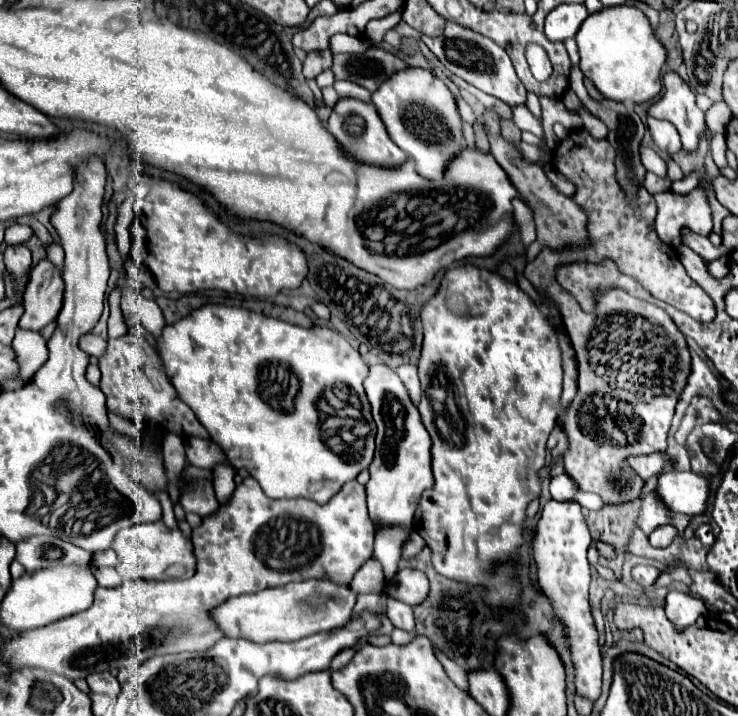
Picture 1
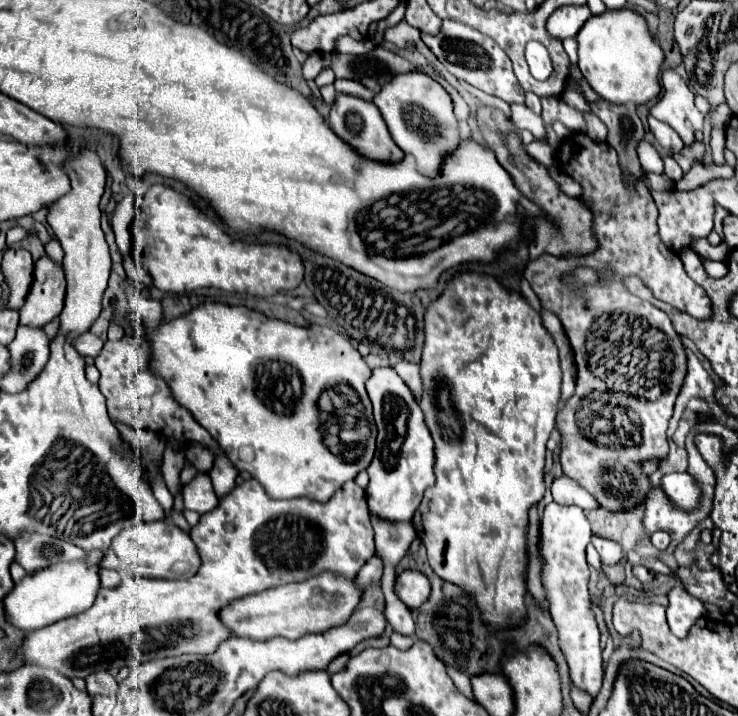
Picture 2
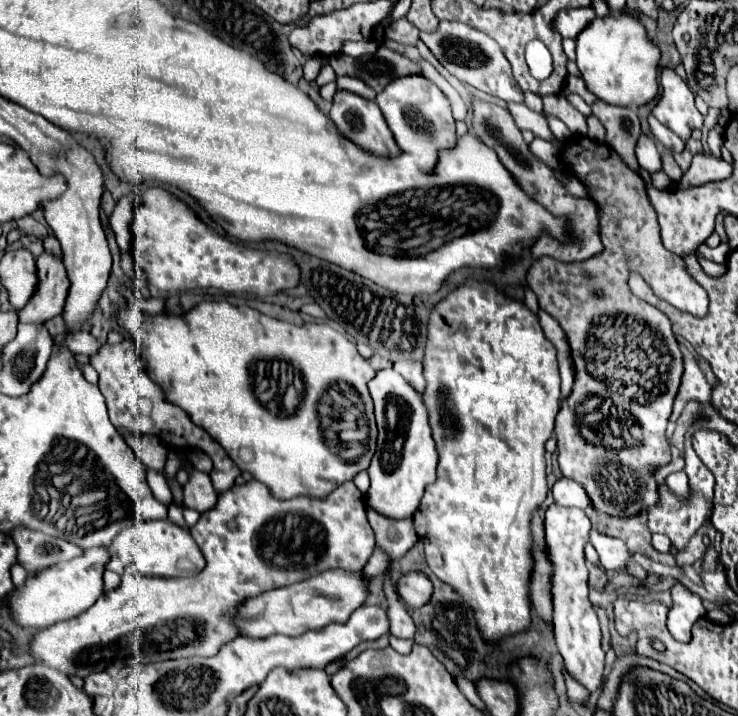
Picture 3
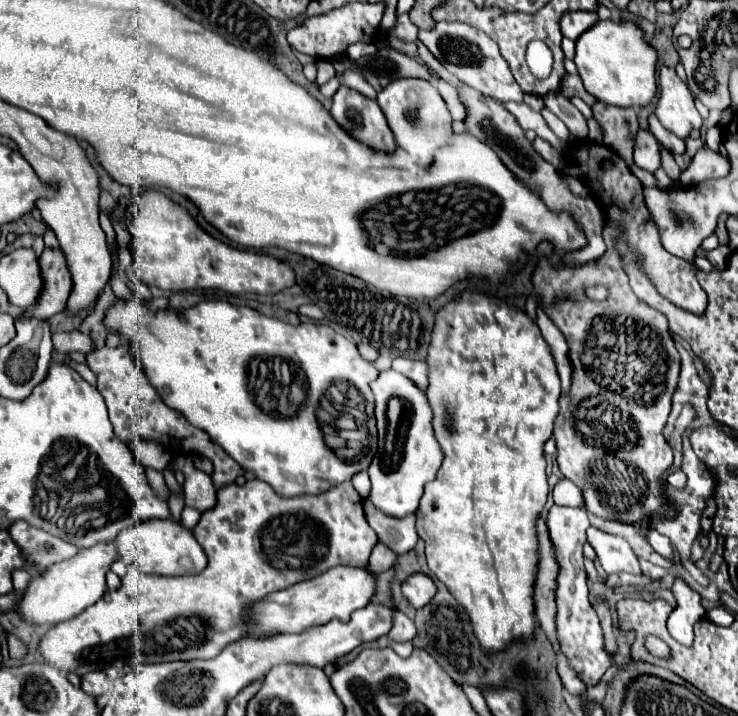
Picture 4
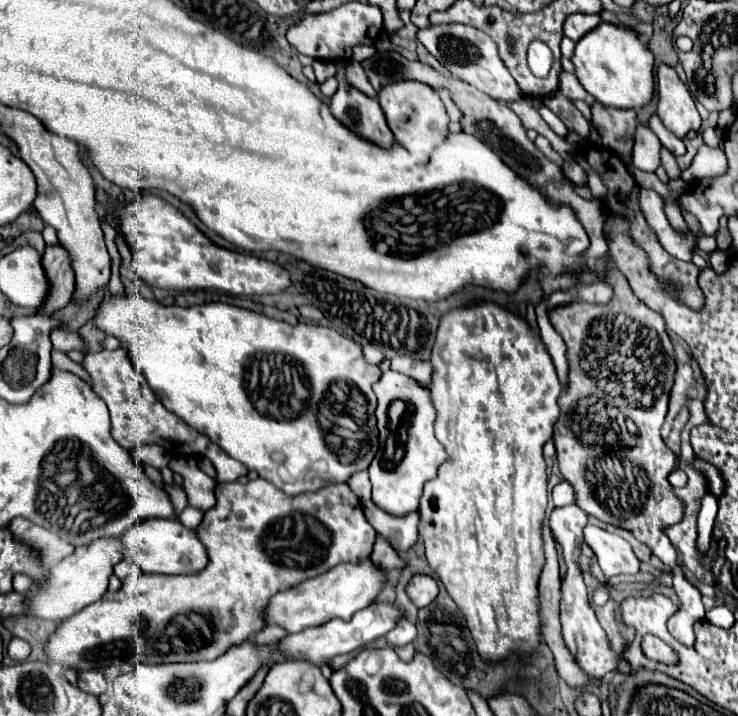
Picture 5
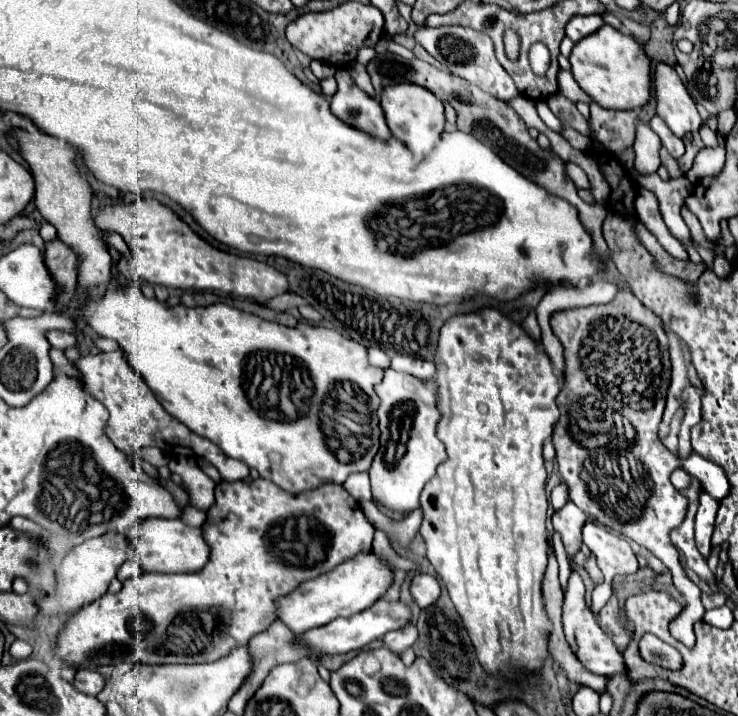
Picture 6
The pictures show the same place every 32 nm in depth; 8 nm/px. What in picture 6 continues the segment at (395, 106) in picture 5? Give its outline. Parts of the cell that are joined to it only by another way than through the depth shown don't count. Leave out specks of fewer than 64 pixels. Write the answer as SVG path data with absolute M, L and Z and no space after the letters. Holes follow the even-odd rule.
M392 84L384 88L380 100L388 128L392 136L402 140L414 154L416 160L424 160L424 156L440 142L440 134L444 132L444 106L440 98L436 98L430 90L416 84Z

